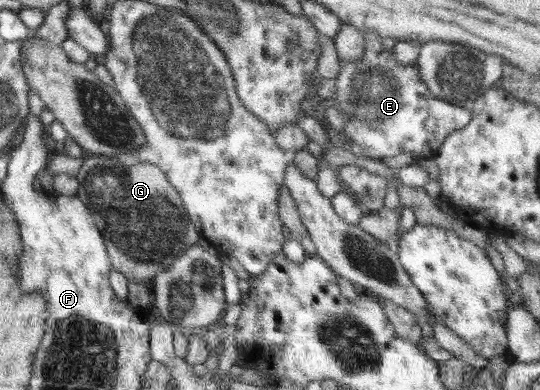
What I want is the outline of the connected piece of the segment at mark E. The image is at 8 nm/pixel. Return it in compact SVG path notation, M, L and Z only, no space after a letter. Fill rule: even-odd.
M364 30L365 49L363 55L354 62L340 60L339 73L335 77L335 97L333 103L345 117L343 133L352 151L357 155L383 161L384 158L395 157L403 153L412 153L416 157L432 159L438 155L438 149L449 134L463 129L472 118L467 107L459 107L458 104L447 103L447 100L437 99L428 89L426 83L420 79L420 73L416 62L412 64L400 64L396 60L393 50L387 50L383 46L382 37L373 30ZM435 118L437 128L429 132L424 128L425 120Z

